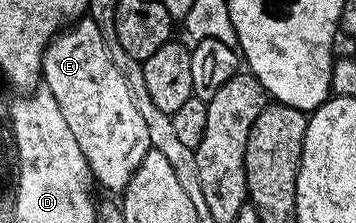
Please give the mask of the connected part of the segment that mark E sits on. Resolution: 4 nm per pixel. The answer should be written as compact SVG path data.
M81 17L68 29L62 30L49 44L49 48L45 50L45 56L41 62L41 73L44 86L49 87L55 101L59 103L64 120L67 121L68 128L72 130L72 134L76 138L76 144L79 145L86 157L92 178L98 184L101 182L109 191L124 192L135 169L139 169L143 157L147 157L147 153L151 149L149 134L147 133L147 124L143 122L143 116L135 110L135 101L131 97L131 89L127 85L123 73L108 56L103 36L96 27L95 21L90 17Z

